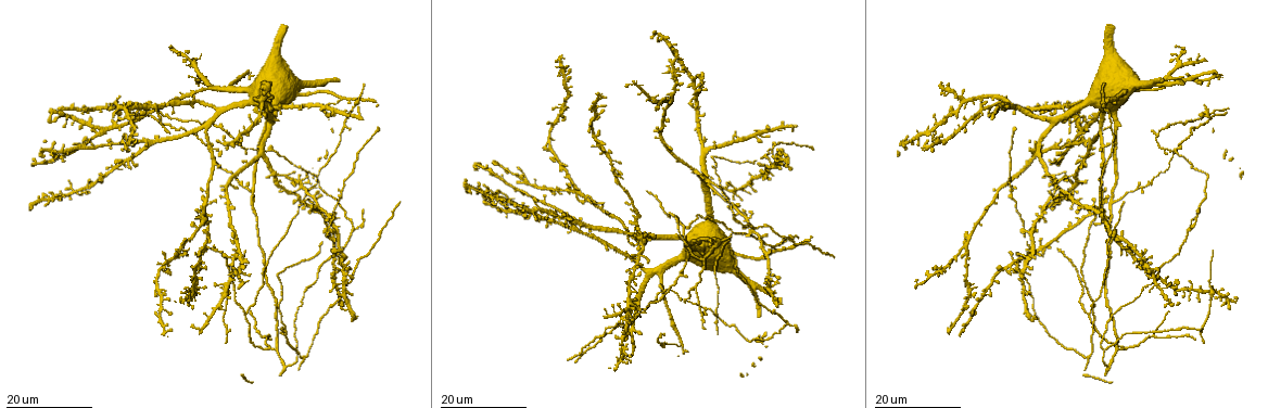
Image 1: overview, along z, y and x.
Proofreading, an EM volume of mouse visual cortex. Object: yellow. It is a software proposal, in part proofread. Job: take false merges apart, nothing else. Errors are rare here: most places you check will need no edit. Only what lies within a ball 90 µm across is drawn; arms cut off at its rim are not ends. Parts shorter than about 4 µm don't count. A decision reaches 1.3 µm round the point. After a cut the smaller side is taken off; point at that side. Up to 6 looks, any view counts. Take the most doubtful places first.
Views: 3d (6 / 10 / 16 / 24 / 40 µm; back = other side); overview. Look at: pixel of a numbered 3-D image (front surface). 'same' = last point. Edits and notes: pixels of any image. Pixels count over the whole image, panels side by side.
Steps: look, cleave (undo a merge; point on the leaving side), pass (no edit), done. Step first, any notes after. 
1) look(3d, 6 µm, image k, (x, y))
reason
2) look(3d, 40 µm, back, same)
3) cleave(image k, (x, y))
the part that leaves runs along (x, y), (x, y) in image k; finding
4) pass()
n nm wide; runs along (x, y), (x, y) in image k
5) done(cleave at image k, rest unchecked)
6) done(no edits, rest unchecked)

look(3d, 16 µm, image 1, (330, 231))
thin arm on a thick one

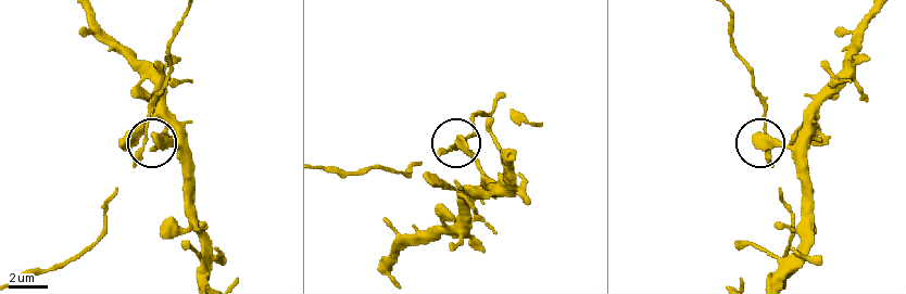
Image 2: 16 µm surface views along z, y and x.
look(3d, 10 µm, image 2, (144, 137))

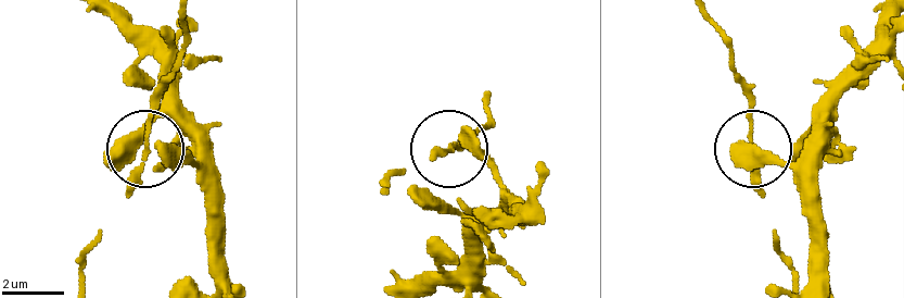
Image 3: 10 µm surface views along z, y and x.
pass()
260 nm wide; one neuron here

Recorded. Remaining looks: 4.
look(3d, 24 µm, image 1, (587, 197))
three arms meet

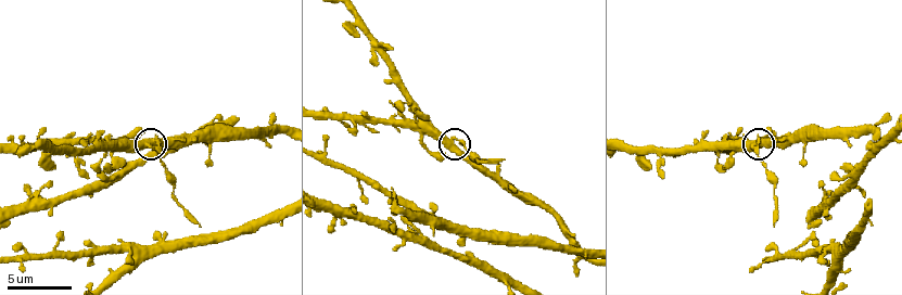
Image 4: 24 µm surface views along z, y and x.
look(3d, 6 µm, image 4, (155, 146))
closer look

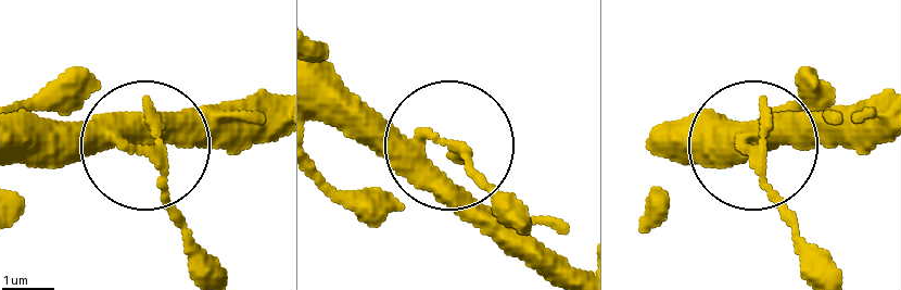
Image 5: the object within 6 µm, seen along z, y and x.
cleave(image 5, (172, 205))
3 arms; the part that leaves runs along (134, 151), (185, 228), (193, 267) in image 5; a second neuron is stuck on

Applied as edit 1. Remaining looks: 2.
look(3d, 24 µm, image 1, (252, 201))
three-way junction

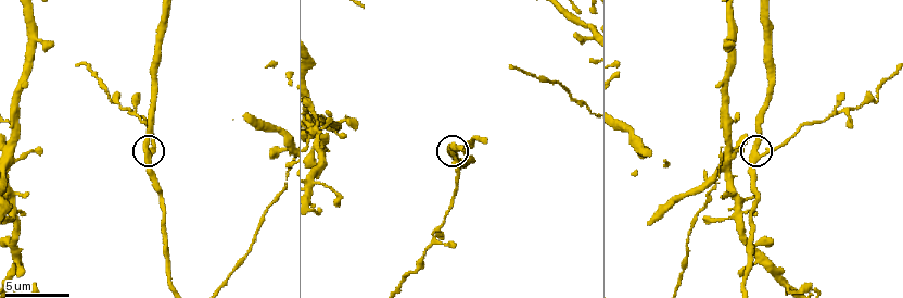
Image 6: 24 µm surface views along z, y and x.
look(3d, 10 µm, image 6, (760, 154))
zoom in

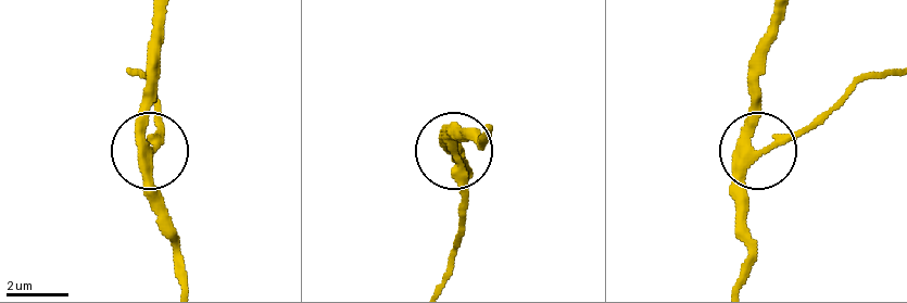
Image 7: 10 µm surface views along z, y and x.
pass()
runs along (778, 21), (755, 91), (757, 151), (778, 148), (838, 101) in image 7; all the same neuron

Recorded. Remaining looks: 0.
done(cleave at image 5, rest unchecked)

